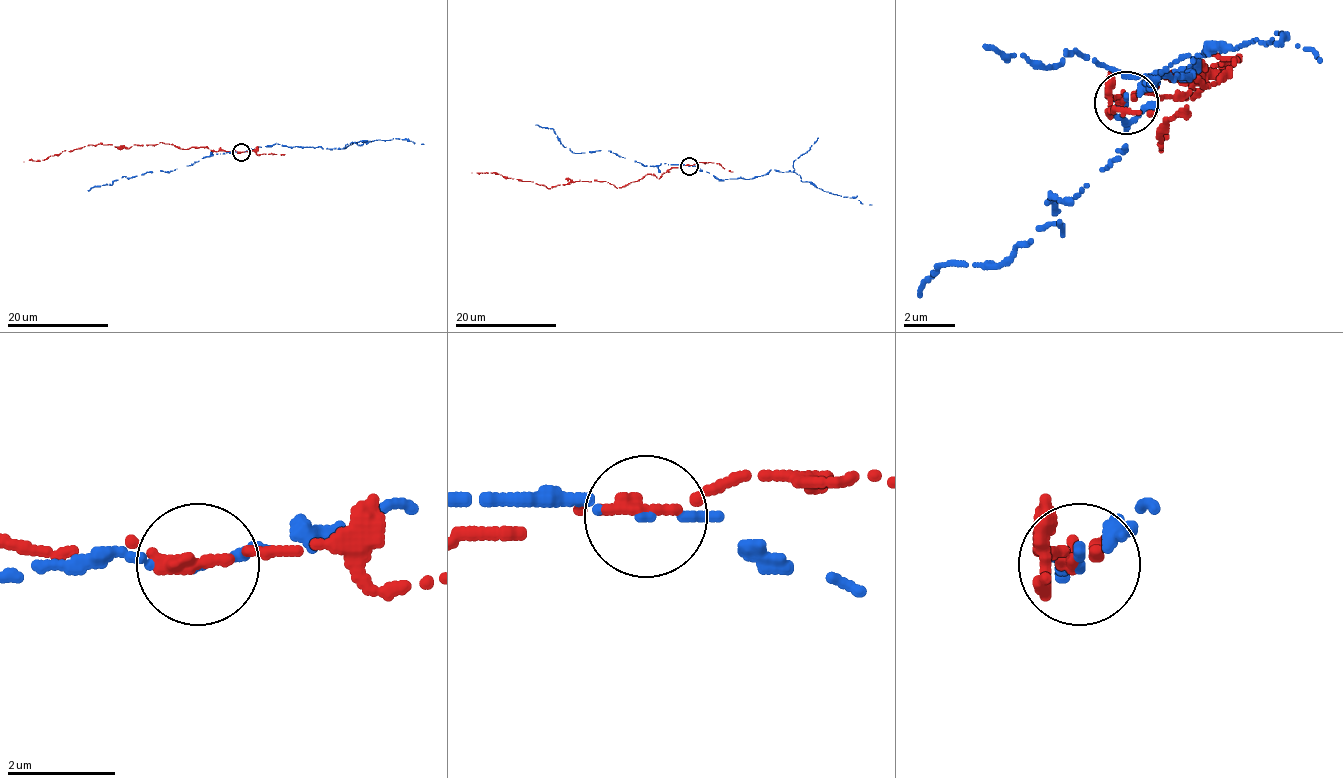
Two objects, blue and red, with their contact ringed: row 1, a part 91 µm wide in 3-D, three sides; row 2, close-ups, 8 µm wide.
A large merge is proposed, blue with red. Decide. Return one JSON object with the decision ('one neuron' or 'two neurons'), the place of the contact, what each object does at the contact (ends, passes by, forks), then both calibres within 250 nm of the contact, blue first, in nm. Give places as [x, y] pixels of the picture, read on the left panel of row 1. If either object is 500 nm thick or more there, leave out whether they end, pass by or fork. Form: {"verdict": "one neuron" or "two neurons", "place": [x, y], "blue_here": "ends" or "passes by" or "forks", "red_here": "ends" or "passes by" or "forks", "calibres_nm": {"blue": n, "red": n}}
{"verdict": "two neurons", "place": [241, 152], "blue_here": "ends", "red_here": "passes by", "calibres_nm": {"blue": 160, "red": 220}}

